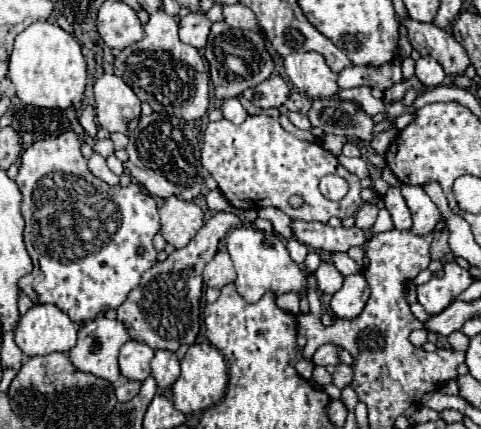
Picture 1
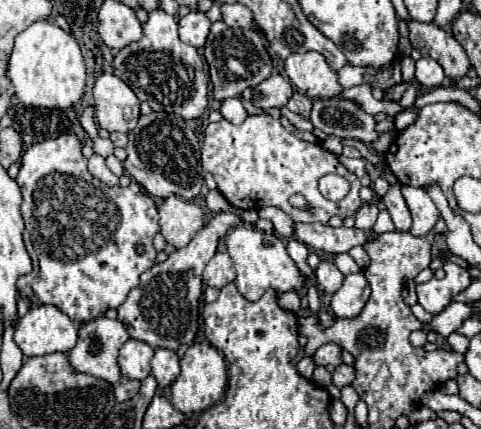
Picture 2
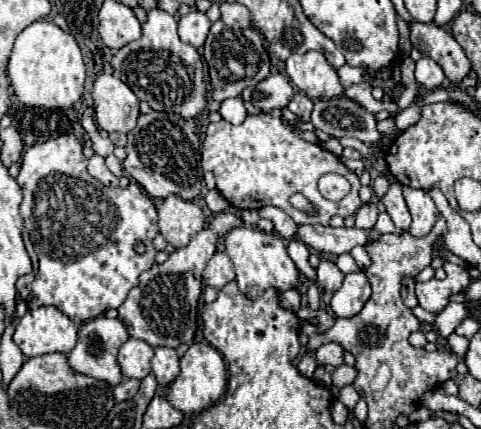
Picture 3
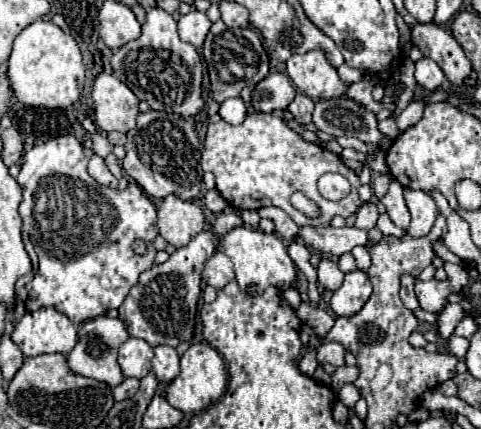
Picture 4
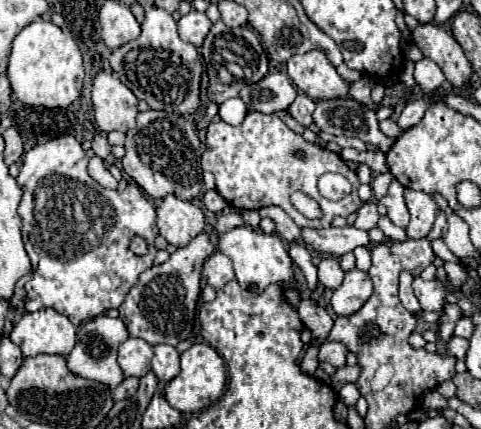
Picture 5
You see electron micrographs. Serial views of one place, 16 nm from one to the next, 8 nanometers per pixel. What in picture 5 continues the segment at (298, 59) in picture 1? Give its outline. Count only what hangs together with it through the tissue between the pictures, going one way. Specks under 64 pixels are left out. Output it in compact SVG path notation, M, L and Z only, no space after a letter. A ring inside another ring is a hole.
M310 50L306 54L294 54L288 62L290 80L312 100L328 100L348 96L350 84L346 84L336 68L328 62L322 50Z

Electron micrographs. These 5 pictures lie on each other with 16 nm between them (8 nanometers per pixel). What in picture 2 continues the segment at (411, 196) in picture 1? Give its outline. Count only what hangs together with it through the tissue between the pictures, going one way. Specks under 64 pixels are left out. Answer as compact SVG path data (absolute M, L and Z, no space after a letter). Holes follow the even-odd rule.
M402 186L402 196L412 212L412 218L416 218L410 232L414 236L426 236L440 218L436 204L430 200L430 196L424 192L424 188Z

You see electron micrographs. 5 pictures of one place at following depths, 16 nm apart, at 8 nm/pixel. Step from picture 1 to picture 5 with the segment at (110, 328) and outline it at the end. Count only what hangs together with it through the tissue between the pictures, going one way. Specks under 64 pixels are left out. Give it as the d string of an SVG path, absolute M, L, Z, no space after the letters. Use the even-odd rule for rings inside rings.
M96 316L92 320L82 322L82 326L78 328L76 334L76 346L74 350L68 354L68 368L72 372L76 372L78 376L90 378L90 380L100 380L104 384L108 384L110 388L116 388L124 376L122 370L116 362L116 354L118 354L118 346L128 340L128 330L124 326L124 322L120 318L110 318L110 316Z

